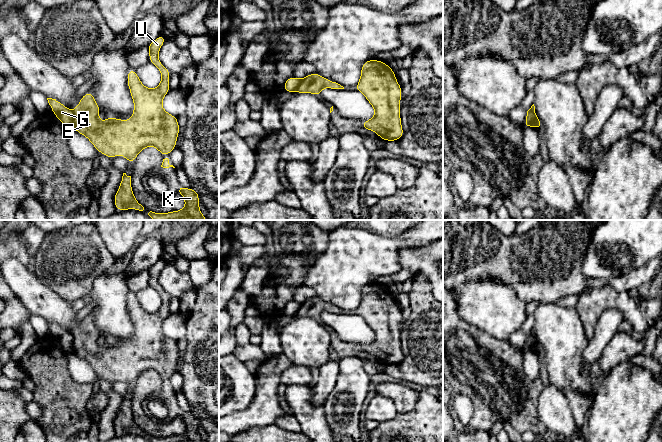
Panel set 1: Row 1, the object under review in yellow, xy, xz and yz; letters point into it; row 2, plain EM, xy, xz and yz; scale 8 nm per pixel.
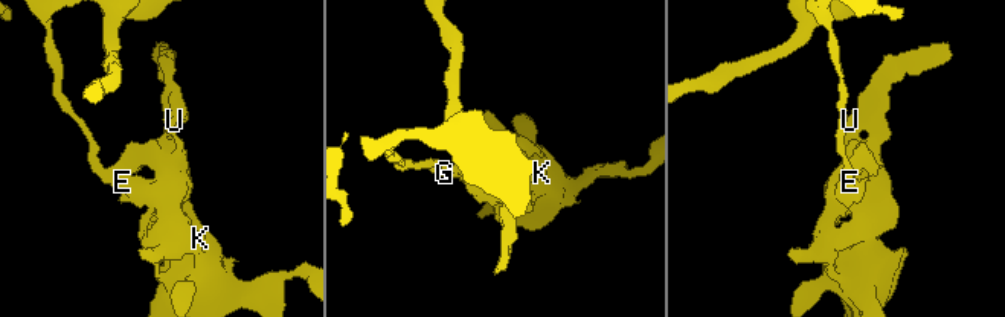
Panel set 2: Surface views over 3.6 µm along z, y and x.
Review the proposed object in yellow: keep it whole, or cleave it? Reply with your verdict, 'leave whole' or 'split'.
split

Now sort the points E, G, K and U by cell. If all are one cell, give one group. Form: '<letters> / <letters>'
E K U / G

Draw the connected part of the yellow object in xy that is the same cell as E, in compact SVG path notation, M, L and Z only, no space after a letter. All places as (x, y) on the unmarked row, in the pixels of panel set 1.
M158 260L148 268L149 286L161 297L160 308L149 313L145 311L135 293L129 293L127 307L134 325L130 344L107 340L105 346L98 343L100 332L89 314L74 333L72 352L84 359L95 373L109 382L121 378L132 388L138 377L147 370L154 370L161 379L170 378L176 372L179 359L178 342L167 337L162 330L164 320L171 314L171 296L158 282L161 270L167 262Z

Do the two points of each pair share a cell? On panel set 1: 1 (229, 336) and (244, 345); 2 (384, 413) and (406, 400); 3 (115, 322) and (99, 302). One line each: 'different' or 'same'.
1: different
2: different
3: same

